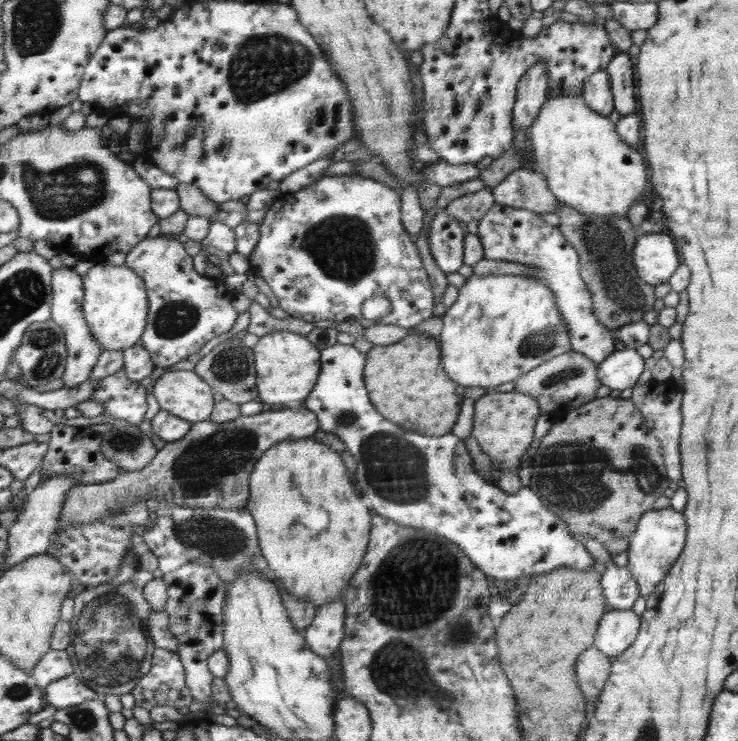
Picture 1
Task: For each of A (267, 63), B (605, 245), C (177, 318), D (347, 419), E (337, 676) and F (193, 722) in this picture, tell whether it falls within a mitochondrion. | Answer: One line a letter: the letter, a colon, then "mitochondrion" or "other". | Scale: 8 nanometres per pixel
A: mitochondrion
B: mitochondrion
C: mitochondrion
D: mitochondrion
E: other
F: other

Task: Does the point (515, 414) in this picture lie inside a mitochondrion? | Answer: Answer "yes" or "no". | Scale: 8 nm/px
no

